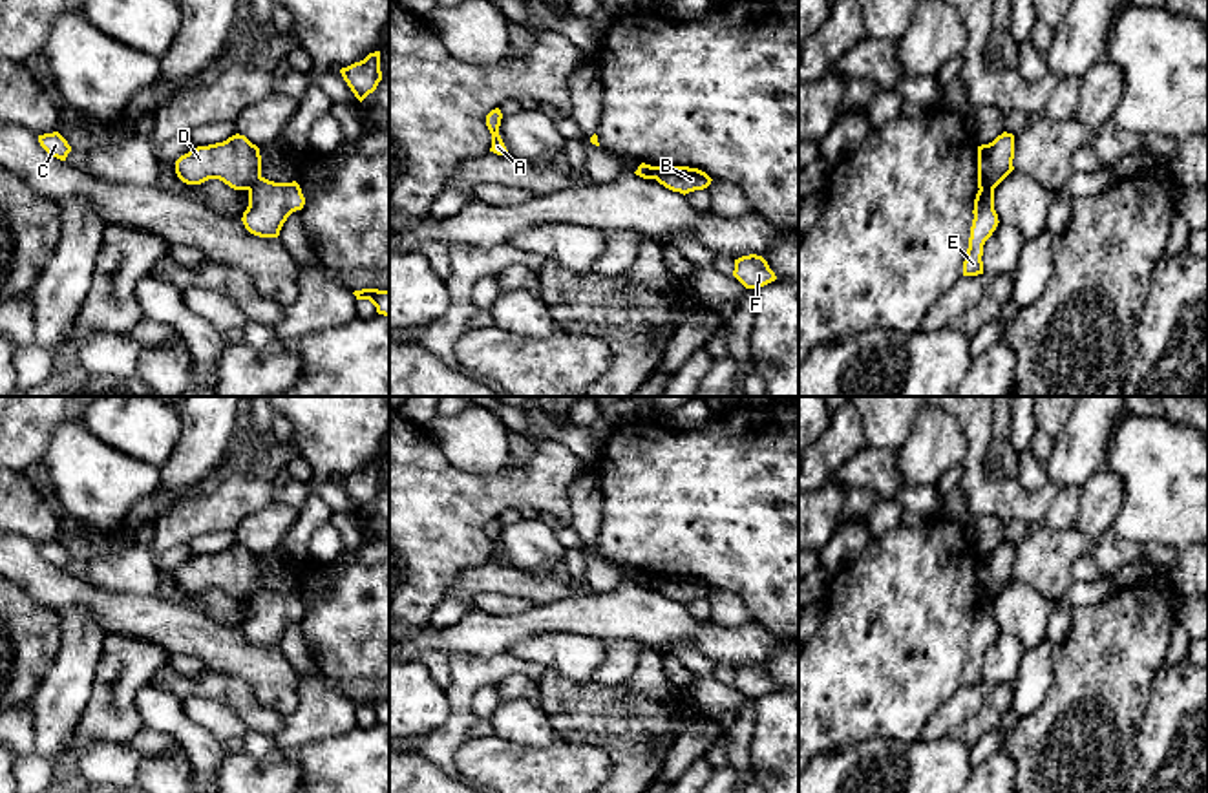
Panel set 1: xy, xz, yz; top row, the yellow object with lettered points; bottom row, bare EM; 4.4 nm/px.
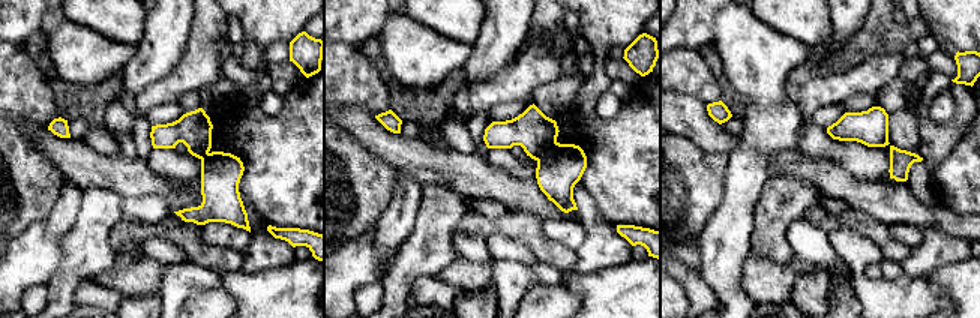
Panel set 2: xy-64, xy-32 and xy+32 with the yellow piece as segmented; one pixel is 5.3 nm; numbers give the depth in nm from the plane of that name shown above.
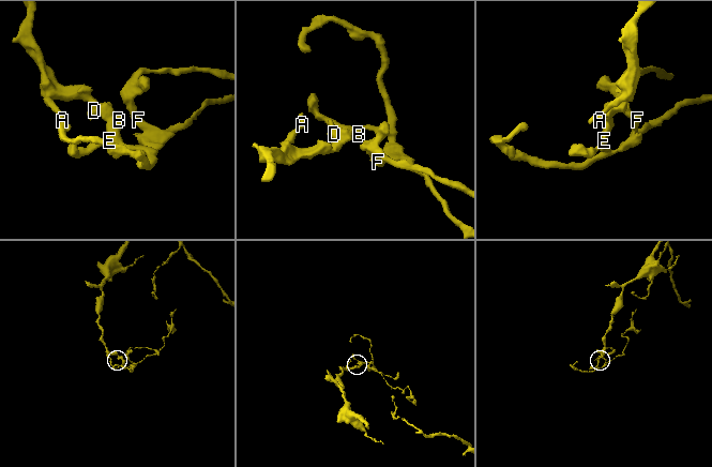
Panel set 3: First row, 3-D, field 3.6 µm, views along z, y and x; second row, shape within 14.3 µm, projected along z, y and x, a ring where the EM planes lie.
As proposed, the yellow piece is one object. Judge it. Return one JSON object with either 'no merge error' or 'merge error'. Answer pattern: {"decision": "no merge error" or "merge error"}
{"decision": "merge error"}

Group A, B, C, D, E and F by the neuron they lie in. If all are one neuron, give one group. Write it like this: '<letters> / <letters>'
A C D / B E F

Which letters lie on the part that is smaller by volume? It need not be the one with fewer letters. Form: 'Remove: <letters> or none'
Remove: B, E, F

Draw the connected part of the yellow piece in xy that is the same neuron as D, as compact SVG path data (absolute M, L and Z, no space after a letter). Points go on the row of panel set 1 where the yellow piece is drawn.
M245 135L197 146L175 161L175 174L186 185L219 179L234 190L250 190L261 177L260 148Z

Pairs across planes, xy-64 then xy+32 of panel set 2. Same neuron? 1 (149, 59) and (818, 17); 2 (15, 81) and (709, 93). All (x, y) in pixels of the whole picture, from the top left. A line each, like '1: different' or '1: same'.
1: different
2: same

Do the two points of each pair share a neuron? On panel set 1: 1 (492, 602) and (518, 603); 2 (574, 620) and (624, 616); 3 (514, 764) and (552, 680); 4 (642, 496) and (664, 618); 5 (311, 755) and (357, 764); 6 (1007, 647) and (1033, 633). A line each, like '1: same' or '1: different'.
1: same
2: same
3: different
4: different
5: same
6: different

